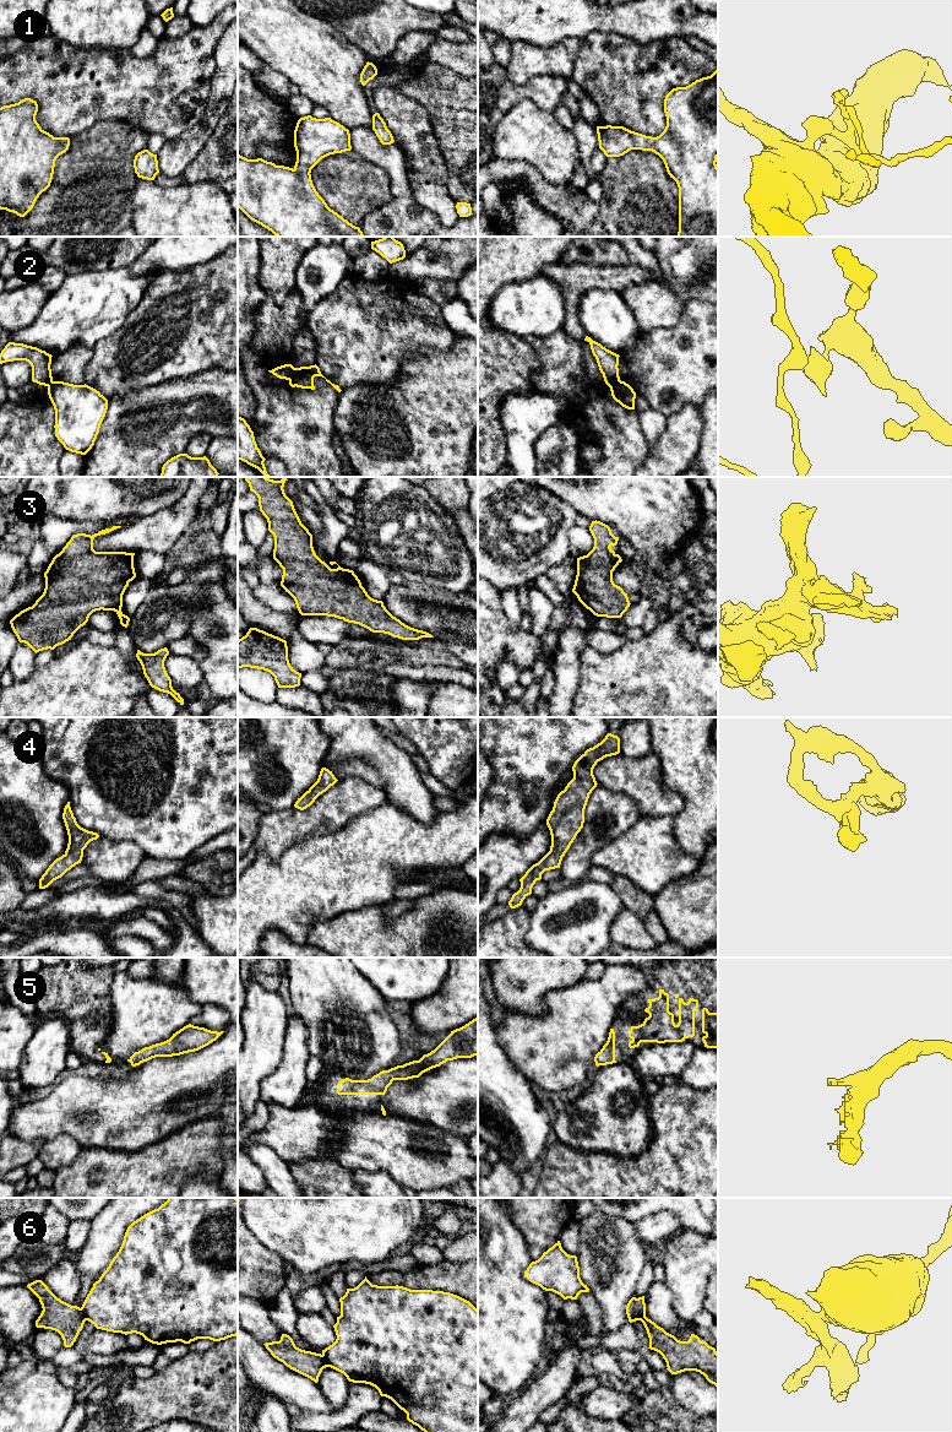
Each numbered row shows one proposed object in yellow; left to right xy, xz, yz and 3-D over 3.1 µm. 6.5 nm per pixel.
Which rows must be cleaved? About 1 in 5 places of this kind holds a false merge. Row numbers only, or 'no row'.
2, 6

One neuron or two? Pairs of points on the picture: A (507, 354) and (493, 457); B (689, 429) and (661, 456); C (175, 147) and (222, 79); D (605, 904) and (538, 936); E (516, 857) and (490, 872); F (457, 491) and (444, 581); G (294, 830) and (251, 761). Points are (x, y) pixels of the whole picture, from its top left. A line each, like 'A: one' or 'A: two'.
A: one
B: one
C: one
D: one
E: one
F: two
G: two

